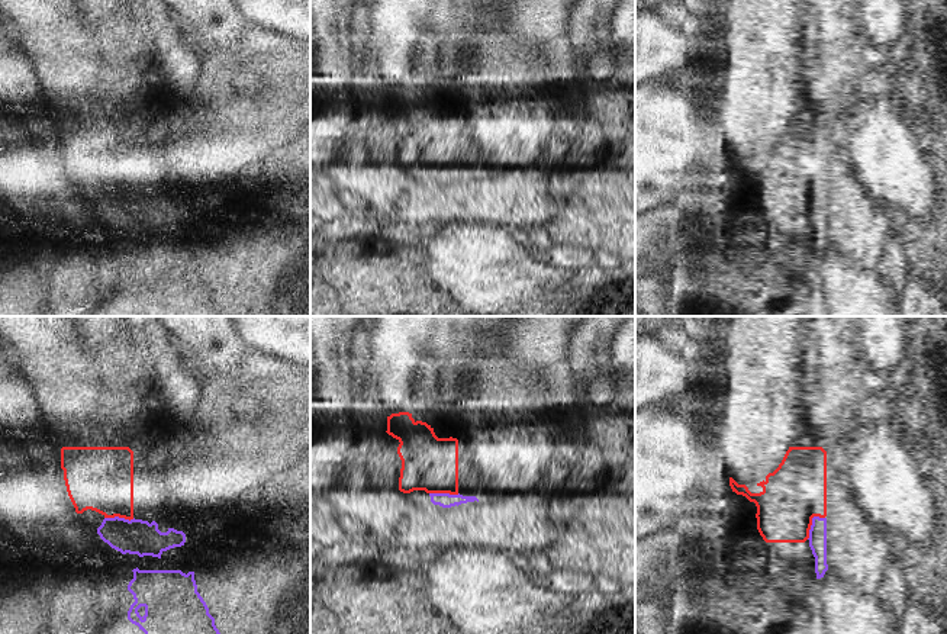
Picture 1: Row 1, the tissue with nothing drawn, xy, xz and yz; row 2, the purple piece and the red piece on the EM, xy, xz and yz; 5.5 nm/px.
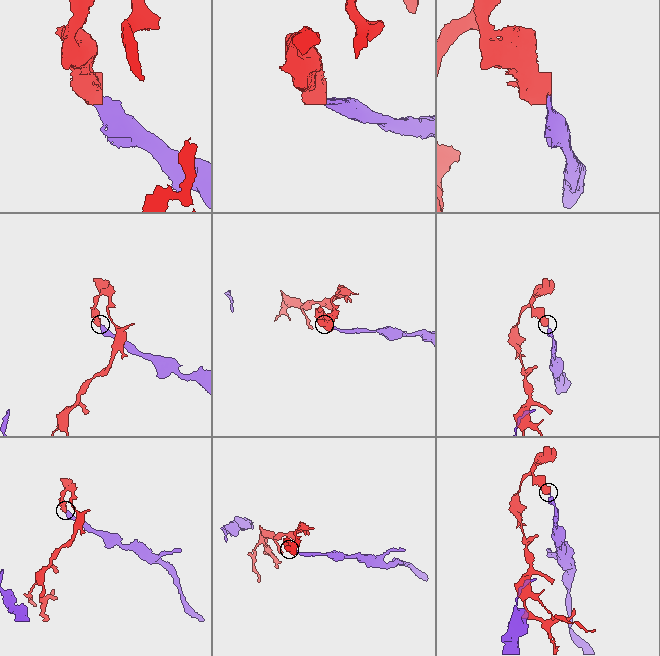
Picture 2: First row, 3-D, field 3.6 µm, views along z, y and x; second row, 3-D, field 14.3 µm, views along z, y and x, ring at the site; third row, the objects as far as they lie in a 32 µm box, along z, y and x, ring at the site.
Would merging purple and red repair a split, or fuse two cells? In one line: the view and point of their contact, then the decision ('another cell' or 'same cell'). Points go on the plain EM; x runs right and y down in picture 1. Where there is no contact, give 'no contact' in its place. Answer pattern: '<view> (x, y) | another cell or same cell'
yz (812, 198) | another cell

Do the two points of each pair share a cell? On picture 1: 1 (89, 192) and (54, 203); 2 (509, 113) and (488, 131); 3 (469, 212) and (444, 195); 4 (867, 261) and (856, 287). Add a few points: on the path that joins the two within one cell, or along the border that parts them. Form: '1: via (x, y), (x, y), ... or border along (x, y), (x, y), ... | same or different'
1: border along (73, 187), (74, 196), (86, 212), (84, 229) | different
2: via (503, 119), (493, 129) | same
3: border along (456, 182), (461, 206), (457, 216), (467, 222) | different
4: border along (847, 260), (859, 270), (875, 270) | different

